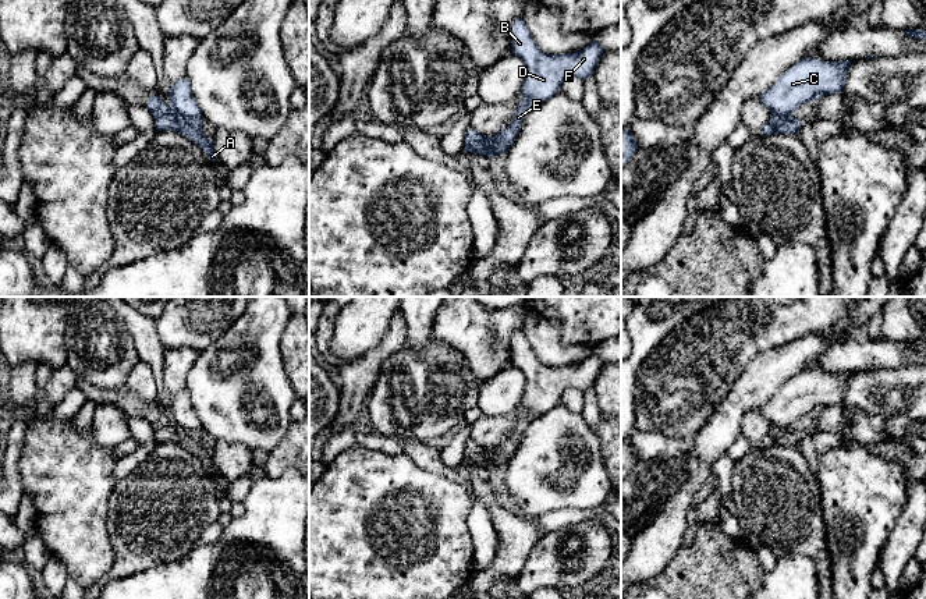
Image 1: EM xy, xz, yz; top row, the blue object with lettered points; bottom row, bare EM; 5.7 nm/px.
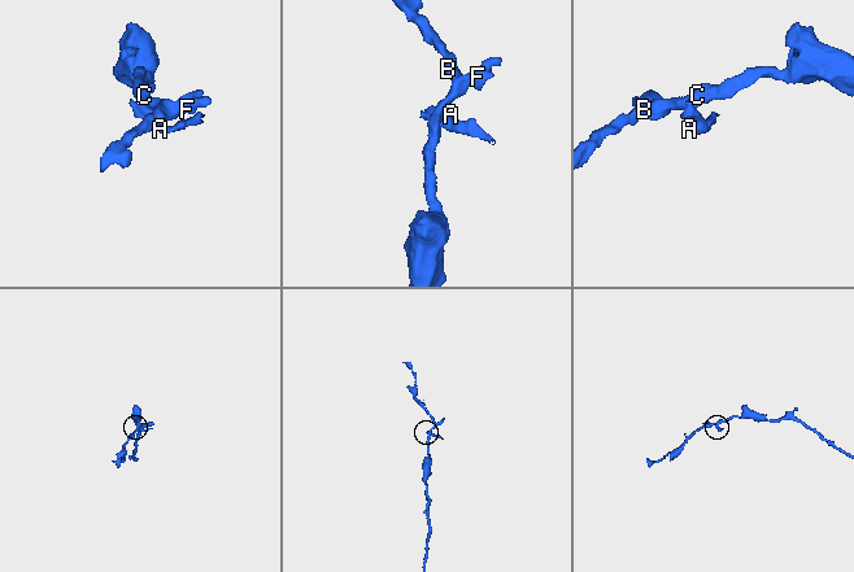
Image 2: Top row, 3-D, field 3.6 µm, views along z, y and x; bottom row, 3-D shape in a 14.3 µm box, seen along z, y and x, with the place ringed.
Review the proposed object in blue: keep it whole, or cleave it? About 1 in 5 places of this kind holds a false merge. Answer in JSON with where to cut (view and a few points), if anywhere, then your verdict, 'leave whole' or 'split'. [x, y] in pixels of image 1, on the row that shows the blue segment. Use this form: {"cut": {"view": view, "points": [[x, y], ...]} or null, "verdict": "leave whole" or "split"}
{"cut": {"view": "xy", "points": [[170, 107], [184, 116], [201, 120]]}, "verdict": "split"}

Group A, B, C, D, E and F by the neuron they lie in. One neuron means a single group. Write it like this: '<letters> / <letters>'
A / B C D E F

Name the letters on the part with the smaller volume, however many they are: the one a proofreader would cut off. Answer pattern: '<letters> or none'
A

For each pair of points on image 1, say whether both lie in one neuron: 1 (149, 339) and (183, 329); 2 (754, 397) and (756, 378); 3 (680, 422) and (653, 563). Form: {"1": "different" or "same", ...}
{"1": "different", "2": "same", "3": "different"}

